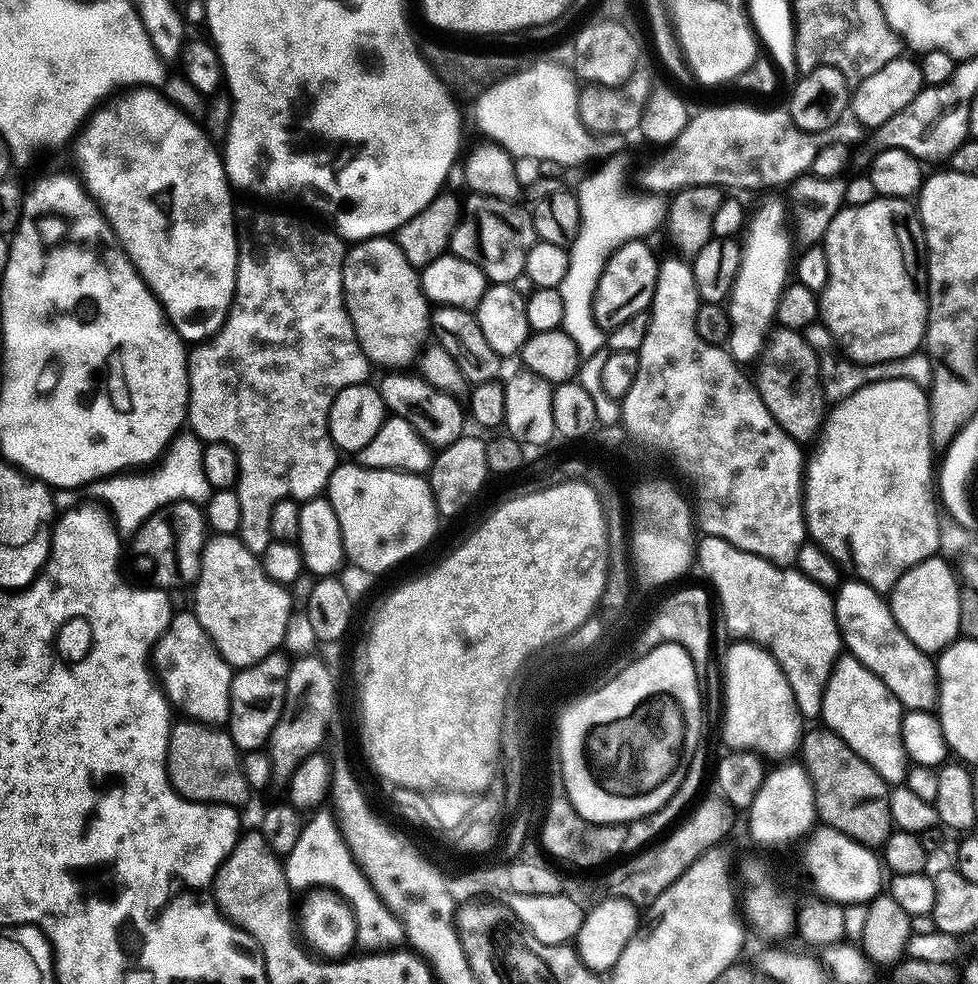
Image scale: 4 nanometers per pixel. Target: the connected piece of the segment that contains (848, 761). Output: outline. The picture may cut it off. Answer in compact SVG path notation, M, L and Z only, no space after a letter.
M817 726L803 733L798 754L813 786L816 814L821 825L846 834L870 849L879 849L894 830L888 809L889 785L838 734Z

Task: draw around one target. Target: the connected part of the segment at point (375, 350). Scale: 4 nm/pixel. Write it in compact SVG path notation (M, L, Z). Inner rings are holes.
M372 236L368 240L353 243L344 254L344 305L350 314L354 334L358 338L364 356L373 365L381 364L384 370L400 370L413 363L418 351L430 334L430 302L420 285L420 273L402 254L395 239L388 236Z

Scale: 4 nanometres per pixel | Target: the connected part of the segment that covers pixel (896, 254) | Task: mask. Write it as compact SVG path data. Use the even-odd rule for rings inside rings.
M877 198L866 202L866 206L854 206L853 208L844 206L836 213L836 217L830 222L830 226L826 230L822 247L828 265L830 266L830 274L828 281L824 287L824 291L819 293L818 299L820 301L819 319L822 321L824 327L830 330L830 334L835 338L837 345L842 349L843 355L847 356L849 360L855 360L858 364L881 364L887 360L900 360L903 356L911 356L913 352L917 351L923 345L924 332L928 328L928 297L916 285L916 271L921 271L922 264L916 259L921 259L922 256L922 241L924 239L924 228L920 224L920 217L915 207L911 208L911 203L908 200L893 200L891 198Z

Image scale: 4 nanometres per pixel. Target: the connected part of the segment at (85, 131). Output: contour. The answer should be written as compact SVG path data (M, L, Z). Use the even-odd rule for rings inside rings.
M141 86L125 91L97 108L75 137L75 144L76 160L80 163L79 179L88 189L88 195L96 201L96 205L100 207L100 211L110 222L130 262L136 267L138 274L146 282L146 286L155 294L157 302L164 307L164 315L167 316L169 324L175 328L176 333L185 342L191 342L191 340L196 340L192 342L204 342L215 336L217 330L223 326L224 319L228 317L228 310L232 307L232 295L236 292L236 245L238 243L238 216L235 211L232 213L234 192L224 172L224 162L217 145L209 140L205 129L193 117L178 111L163 94L152 86Z

